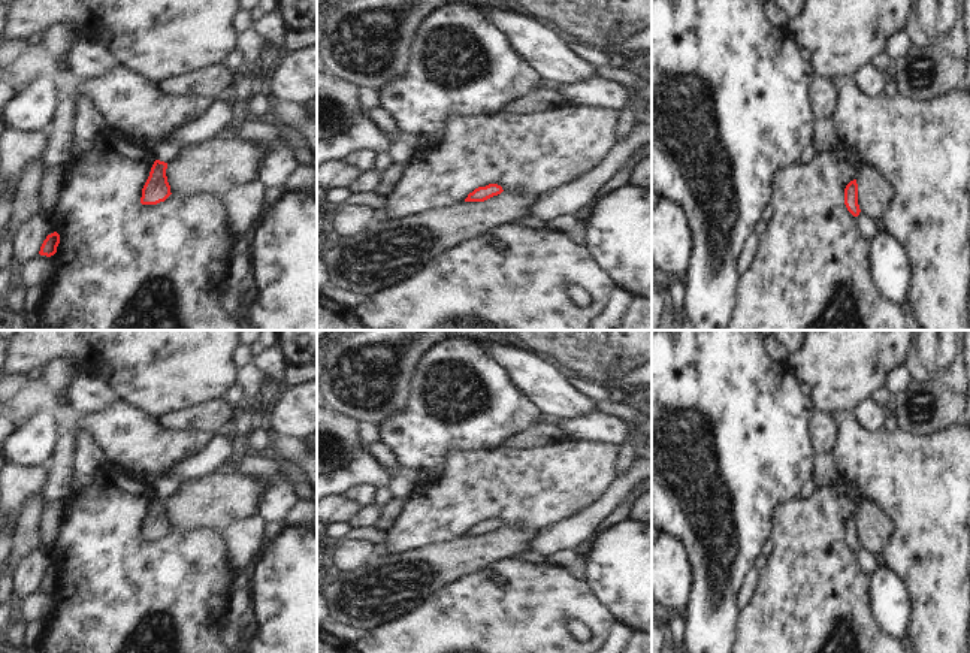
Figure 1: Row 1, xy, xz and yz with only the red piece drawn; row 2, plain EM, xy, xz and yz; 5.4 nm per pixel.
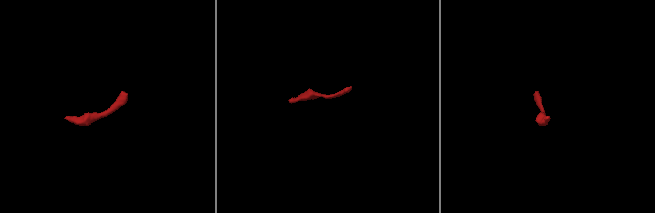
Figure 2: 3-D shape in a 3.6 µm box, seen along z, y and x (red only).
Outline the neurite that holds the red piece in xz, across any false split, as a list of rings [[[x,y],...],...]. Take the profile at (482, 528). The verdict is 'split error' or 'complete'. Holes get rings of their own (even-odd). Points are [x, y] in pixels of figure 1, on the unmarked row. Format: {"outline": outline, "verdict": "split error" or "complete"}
{"outline": [[[489,519],[486,522],[478,522],[472,527],[468,529],[465,536],[484,536],[493,530],[501,529],[504,524],[498,519]]], "verdict": "complete"}

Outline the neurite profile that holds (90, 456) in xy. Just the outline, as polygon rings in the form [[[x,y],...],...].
[[[75,432],[76,435],[76,459],[75,459],[75,477],[73,490],[87,487],[91,484],[100,468],[109,460],[109,454],[99,444],[97,438],[88,432]]]

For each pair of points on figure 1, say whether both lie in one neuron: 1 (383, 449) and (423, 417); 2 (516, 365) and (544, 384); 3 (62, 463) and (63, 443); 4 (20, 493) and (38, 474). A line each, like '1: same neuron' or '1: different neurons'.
1: different neurons
2: same neuron
3: same neuron
4: same neuron

